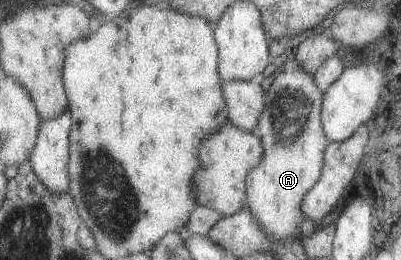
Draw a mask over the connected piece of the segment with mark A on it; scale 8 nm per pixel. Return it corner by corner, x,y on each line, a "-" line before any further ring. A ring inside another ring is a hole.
300,65
292,72
282,72
273,81
267,92
267,106
259,119
257,134
261,136
264,146
263,162
255,167
248,181
248,204
255,218
262,224
266,232
279,241
302,240
299,226
306,214
302,204
307,193
319,182
330,140
322,121
324,92
319,88
315,75
307,72

